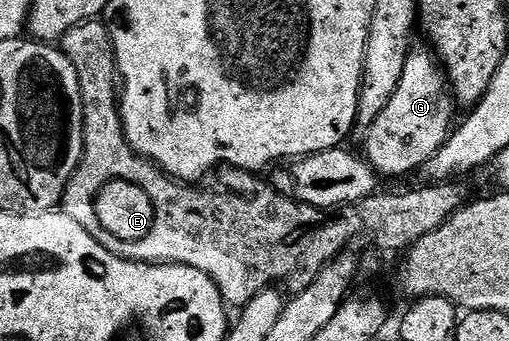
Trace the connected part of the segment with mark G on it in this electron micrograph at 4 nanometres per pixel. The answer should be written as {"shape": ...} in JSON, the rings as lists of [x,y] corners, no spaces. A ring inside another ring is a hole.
{"shape":[[[412,50],[407,55],[405,74],[401,74],[397,94],[389,98],[389,106],[381,110],[381,118],[375,123],[375,141],[368,146],[365,156],[380,177],[418,173],[423,164],[443,148],[453,131],[457,104],[449,91],[446,71],[440,61],[430,51],[427,52]]]}

